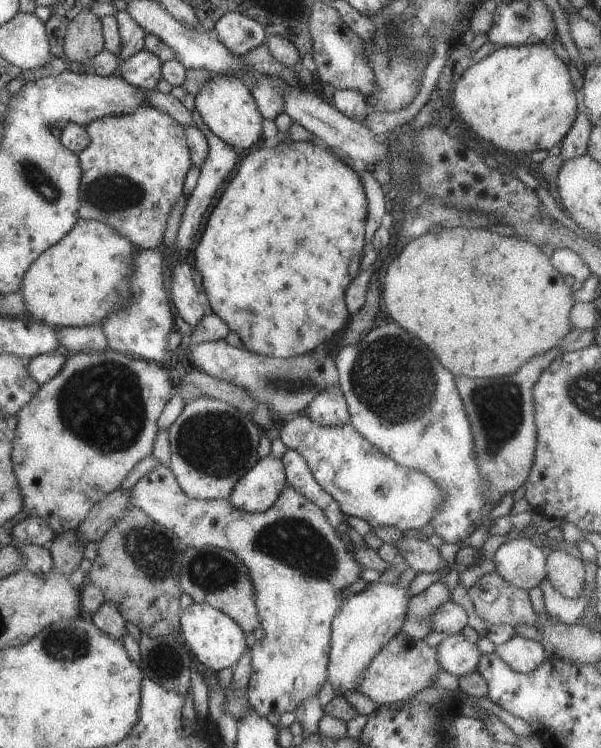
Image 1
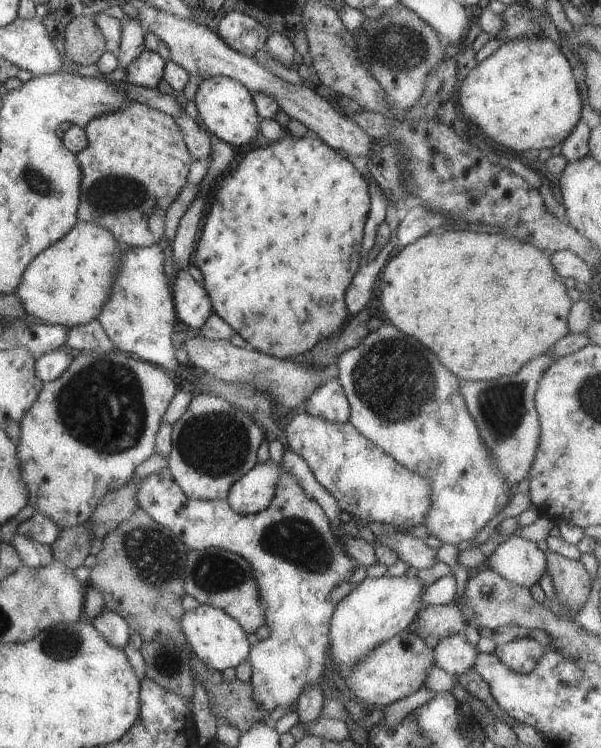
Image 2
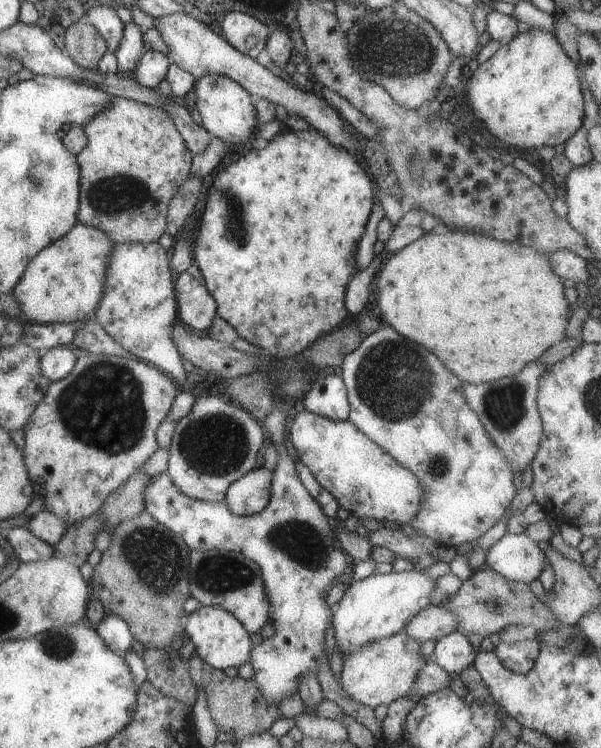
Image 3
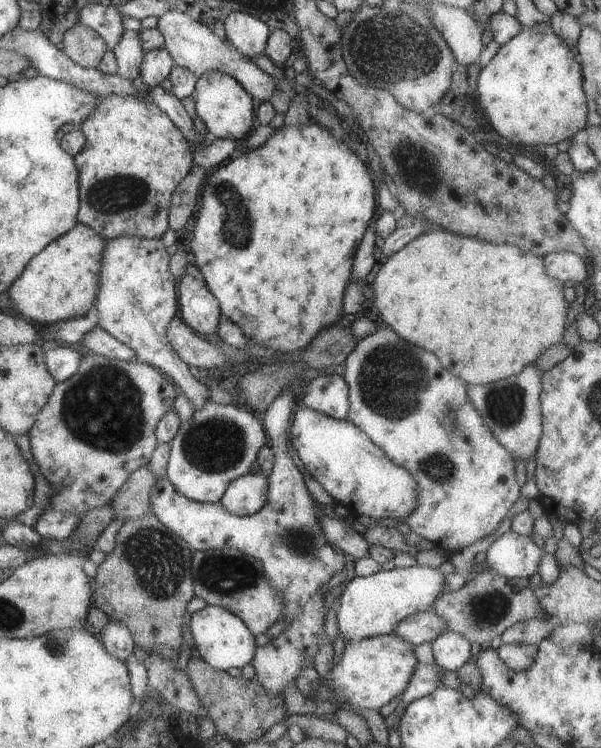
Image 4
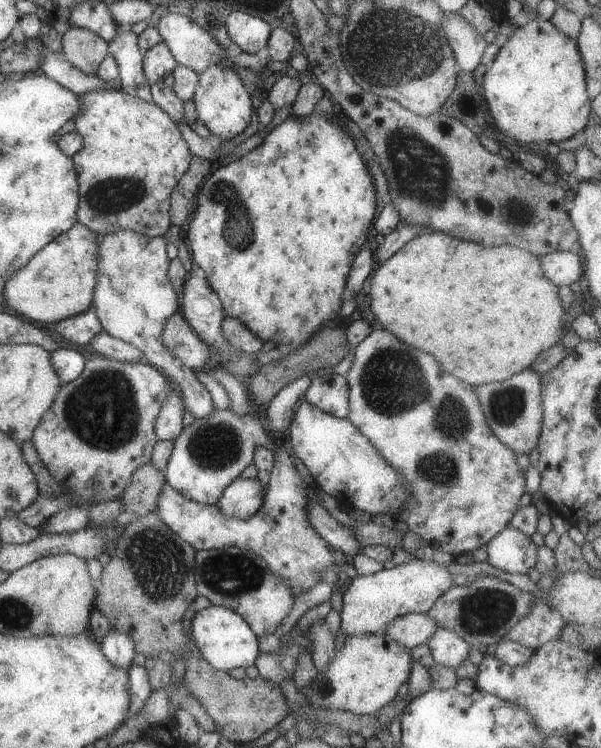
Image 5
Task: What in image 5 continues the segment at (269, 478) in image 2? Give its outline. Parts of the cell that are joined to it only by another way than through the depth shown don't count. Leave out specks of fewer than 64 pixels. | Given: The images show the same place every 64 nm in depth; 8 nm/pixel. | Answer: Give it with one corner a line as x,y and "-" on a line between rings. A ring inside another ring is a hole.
239,477
224,490
215,506
221,511
222,517
242,520
254,516
264,500
264,490
258,478

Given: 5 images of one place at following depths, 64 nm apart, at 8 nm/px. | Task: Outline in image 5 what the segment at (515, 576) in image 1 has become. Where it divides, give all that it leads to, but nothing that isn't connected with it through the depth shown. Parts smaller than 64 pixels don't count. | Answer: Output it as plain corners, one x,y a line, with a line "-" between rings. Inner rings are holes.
508,526
487,543
488,562
510,574
528,574
537,562
537,546
526,534

